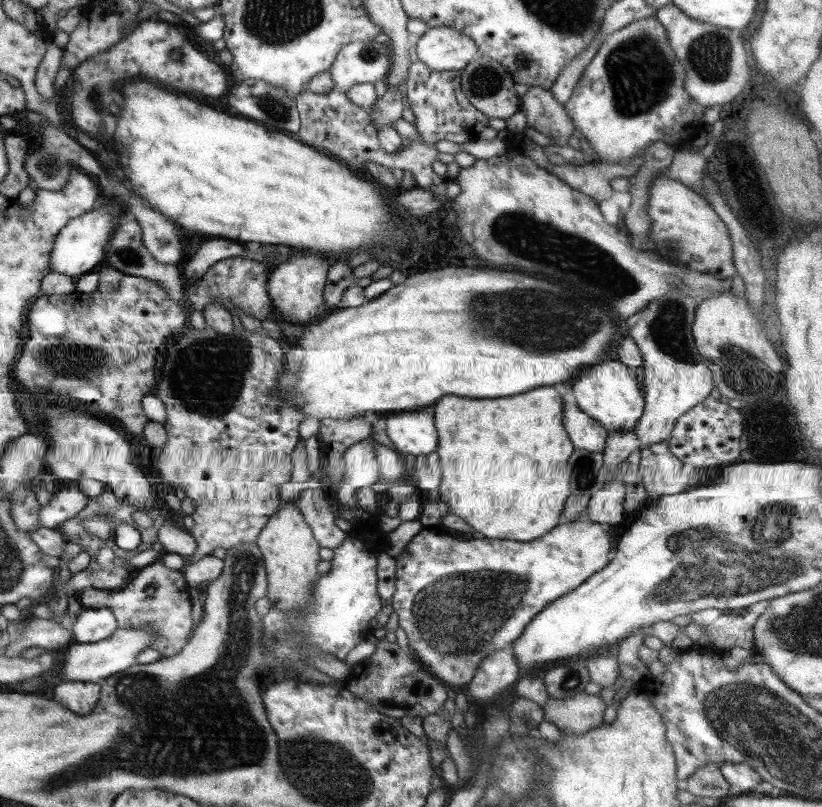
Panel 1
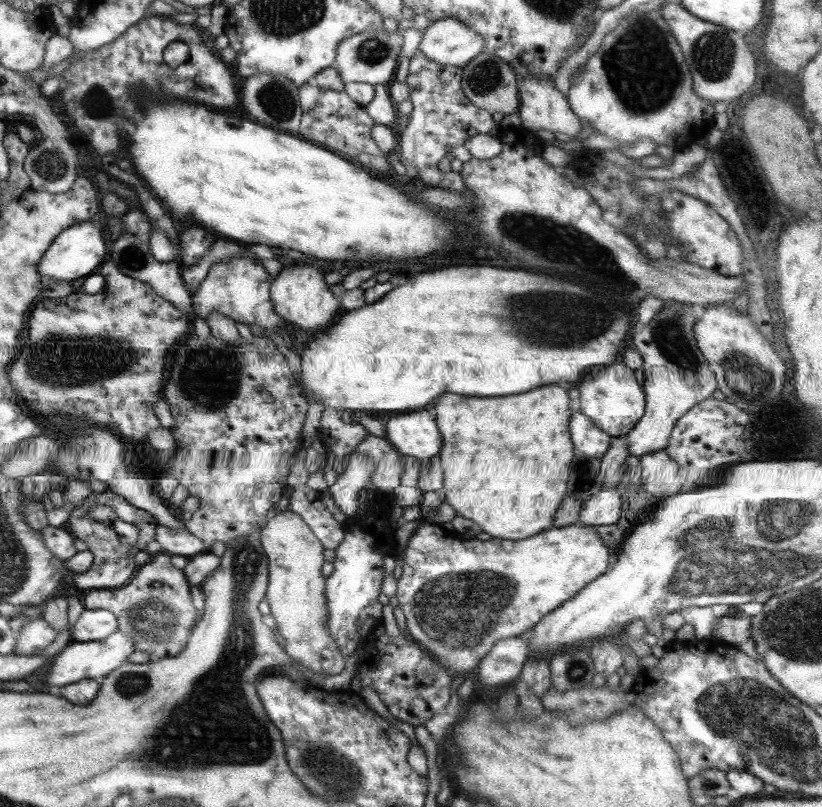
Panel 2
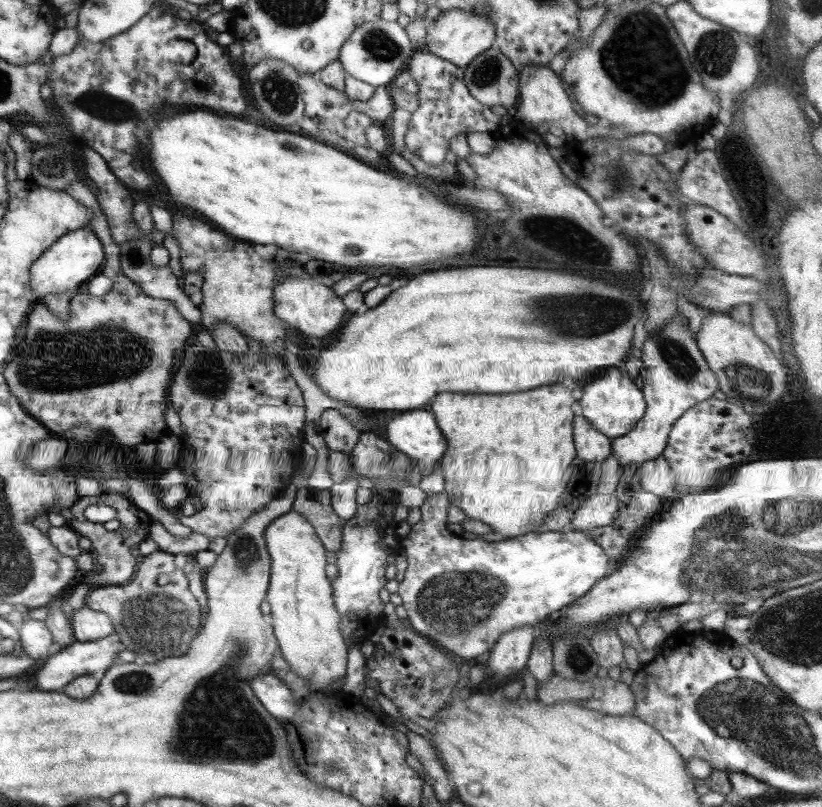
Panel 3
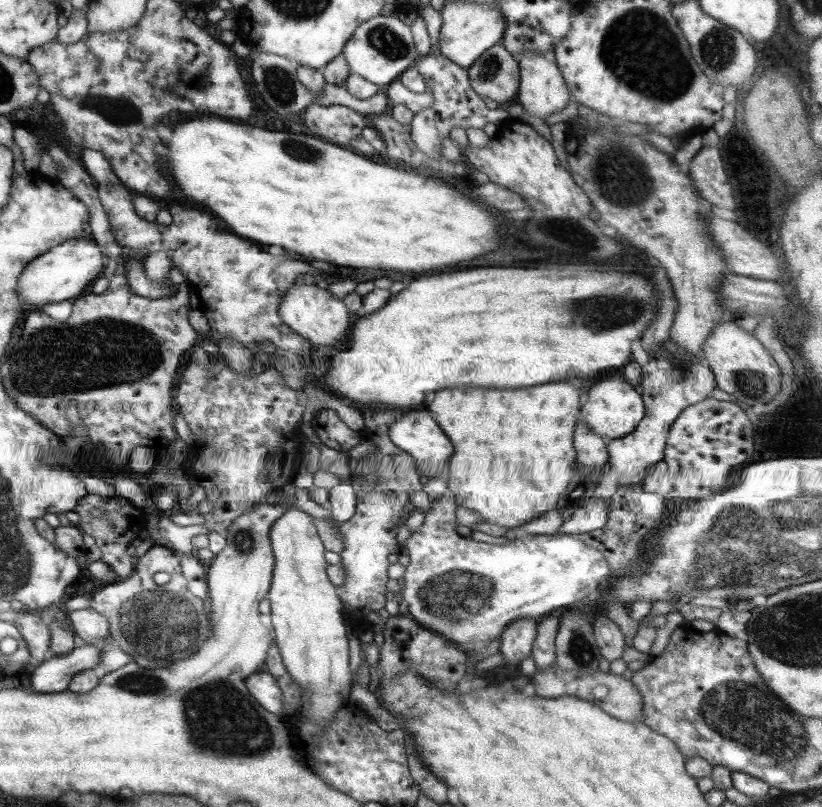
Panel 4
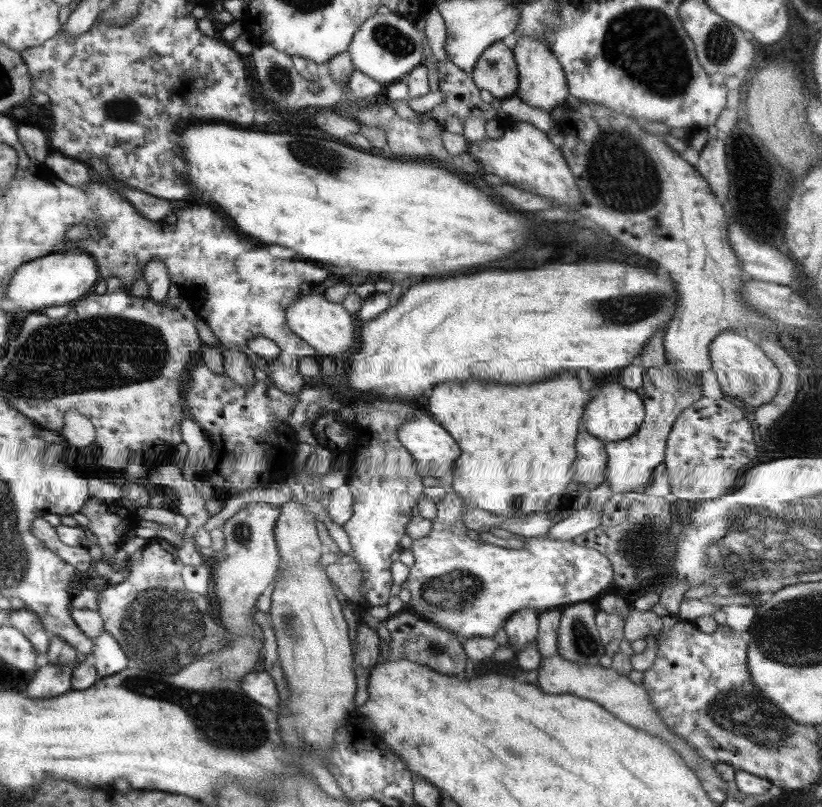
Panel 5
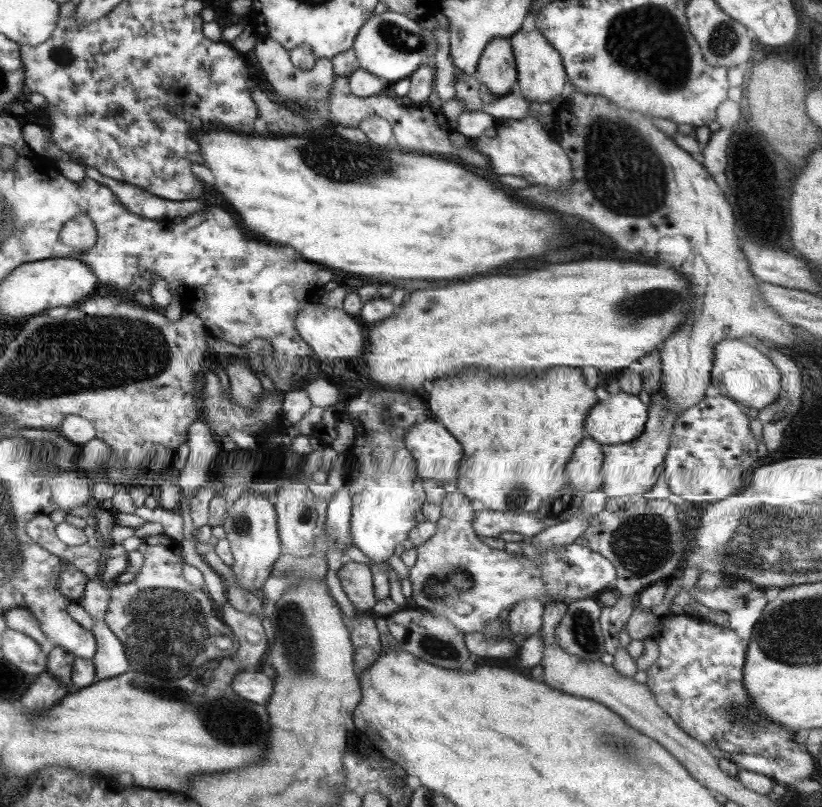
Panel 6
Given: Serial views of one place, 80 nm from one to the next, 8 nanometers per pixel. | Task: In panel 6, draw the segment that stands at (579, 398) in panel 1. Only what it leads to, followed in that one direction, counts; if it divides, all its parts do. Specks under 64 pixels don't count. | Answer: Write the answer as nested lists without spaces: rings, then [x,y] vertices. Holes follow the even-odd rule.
[[[620,390],[617,394],[610,393],[607,400],[599,400],[594,404],[588,411],[583,425],[590,437],[601,445],[624,444],[640,436],[648,418],[648,409],[649,405],[640,401],[638,395]]]

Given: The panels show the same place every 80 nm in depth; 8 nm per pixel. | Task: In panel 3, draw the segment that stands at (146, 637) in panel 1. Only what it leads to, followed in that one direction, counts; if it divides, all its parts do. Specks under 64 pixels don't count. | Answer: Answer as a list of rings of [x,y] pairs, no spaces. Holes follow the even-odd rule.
[[[116,632],[95,641],[80,642],[74,640],[72,644],[53,655],[49,655],[44,666],[36,674],[40,691],[60,691],[80,676],[92,675],[94,672],[109,669],[119,660],[121,650],[115,647],[117,640],[121,641],[121,638]]]

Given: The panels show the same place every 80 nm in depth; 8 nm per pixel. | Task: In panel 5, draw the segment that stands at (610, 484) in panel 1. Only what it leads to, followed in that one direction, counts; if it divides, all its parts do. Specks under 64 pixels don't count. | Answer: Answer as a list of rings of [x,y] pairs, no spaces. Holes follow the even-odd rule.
[[[587,505],[574,512],[569,518],[554,524],[546,537],[572,541],[574,537],[596,529],[600,526],[600,521],[602,521],[602,512],[598,512],[598,510],[594,510],[590,505]]]

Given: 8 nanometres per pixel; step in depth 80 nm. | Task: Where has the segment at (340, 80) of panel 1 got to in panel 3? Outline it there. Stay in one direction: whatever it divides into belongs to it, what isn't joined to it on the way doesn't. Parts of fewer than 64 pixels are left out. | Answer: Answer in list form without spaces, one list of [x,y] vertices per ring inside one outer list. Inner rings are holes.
[[[380,20],[364,24],[344,42],[340,52],[339,61],[347,75],[352,79],[360,80],[372,86],[381,87],[394,83],[395,78],[402,72],[402,66],[408,64],[409,58],[416,52],[404,27],[398,22],[385,22]]]

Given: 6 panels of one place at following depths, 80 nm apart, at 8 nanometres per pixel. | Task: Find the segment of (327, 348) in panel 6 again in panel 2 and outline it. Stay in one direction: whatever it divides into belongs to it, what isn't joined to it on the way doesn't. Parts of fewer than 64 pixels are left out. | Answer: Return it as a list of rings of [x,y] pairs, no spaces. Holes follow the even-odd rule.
[[[294,265],[283,269],[270,284],[270,296],[276,314],[291,327],[302,328],[311,333],[323,332],[342,310],[339,301],[330,293],[325,275],[321,268],[314,268],[314,266]]]

